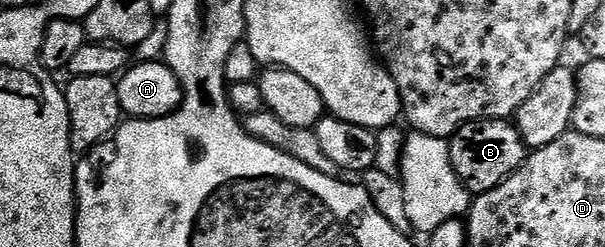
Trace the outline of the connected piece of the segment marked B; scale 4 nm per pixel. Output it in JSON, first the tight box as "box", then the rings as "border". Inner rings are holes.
{"box":[449,117,528,195],"border":[[[497,117],[483,121],[464,123],[449,138],[450,162],[458,178],[462,180],[462,186],[472,195],[492,191],[504,179],[508,179],[526,162],[528,150],[524,139],[520,135],[517,124],[513,120]]]}

